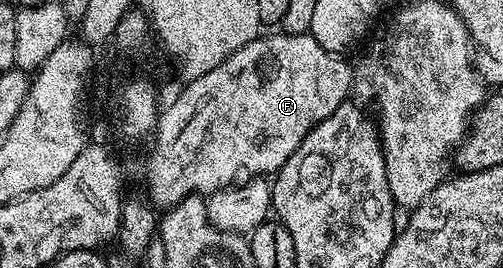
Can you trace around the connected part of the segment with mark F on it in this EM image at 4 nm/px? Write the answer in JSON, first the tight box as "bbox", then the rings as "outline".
{"bbox":[145,31,353,211],"outline":[[[271,31],[268,33],[271,33],[268,37],[260,35],[253,38],[249,43],[245,43],[245,47],[241,47],[241,51],[233,51],[233,55],[229,55],[229,59],[225,59],[217,67],[213,67],[213,71],[205,71],[205,75],[187,81],[184,84],[184,89],[176,95],[175,102],[168,109],[166,106],[160,112],[158,122],[153,130],[155,142],[152,143],[151,154],[147,157],[147,190],[145,190],[146,196],[156,210],[166,211],[173,208],[177,203],[181,203],[187,197],[210,195],[216,193],[219,189],[225,189],[232,184],[234,177],[231,176],[243,168],[249,169],[249,173],[253,175],[274,175],[278,173],[279,168],[289,159],[289,155],[293,155],[293,151],[297,151],[297,147],[303,142],[308,131],[317,123],[321,123],[321,119],[333,115],[333,111],[337,111],[337,107],[341,107],[348,100],[353,89],[353,69],[350,64],[347,66],[343,62],[344,58],[340,54],[325,51],[325,47],[321,47],[317,43],[317,39],[311,37],[310,32],[284,33],[282,31]]]}

